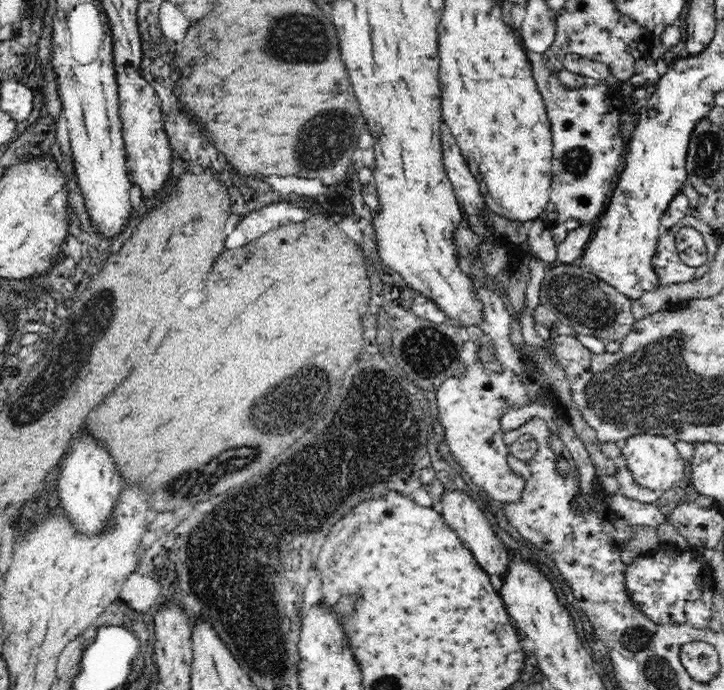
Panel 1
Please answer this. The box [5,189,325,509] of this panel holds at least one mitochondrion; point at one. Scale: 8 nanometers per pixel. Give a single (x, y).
(48, 390)

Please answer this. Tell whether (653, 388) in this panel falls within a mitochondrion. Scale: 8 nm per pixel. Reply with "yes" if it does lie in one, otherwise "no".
yes

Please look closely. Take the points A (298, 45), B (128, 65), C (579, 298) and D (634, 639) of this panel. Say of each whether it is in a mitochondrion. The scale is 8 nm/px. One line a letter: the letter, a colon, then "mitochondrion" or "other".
A: mitochondrion
B: other
C: mitochondrion
D: mitochondrion

